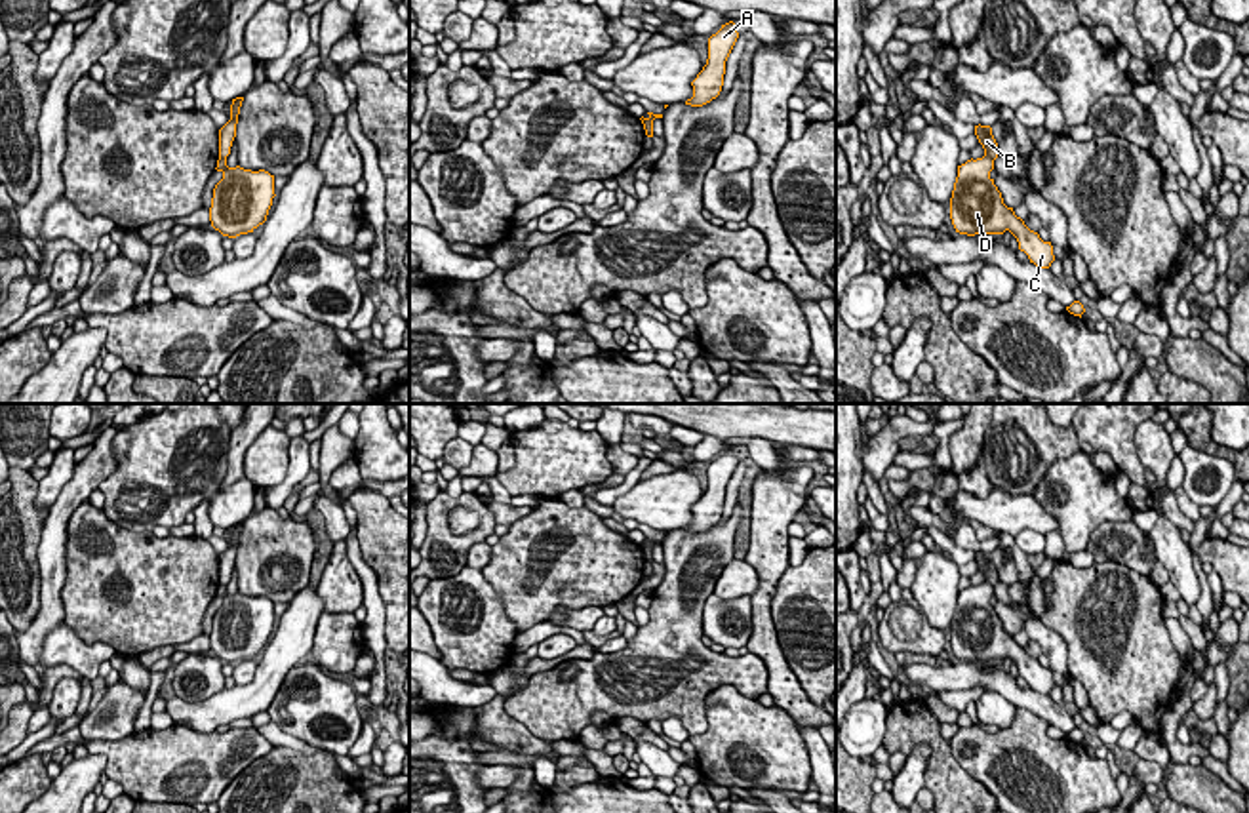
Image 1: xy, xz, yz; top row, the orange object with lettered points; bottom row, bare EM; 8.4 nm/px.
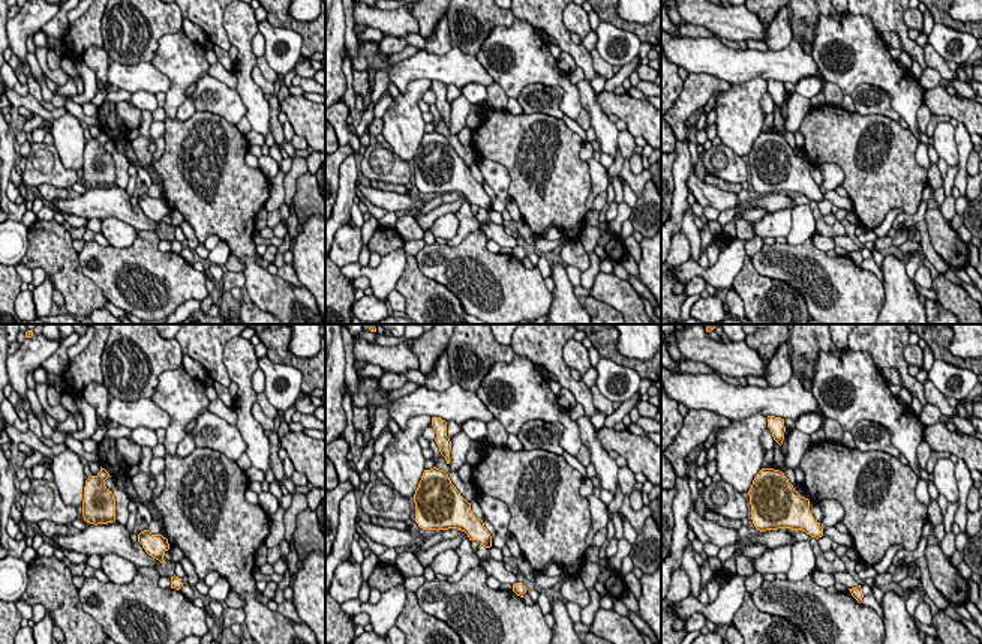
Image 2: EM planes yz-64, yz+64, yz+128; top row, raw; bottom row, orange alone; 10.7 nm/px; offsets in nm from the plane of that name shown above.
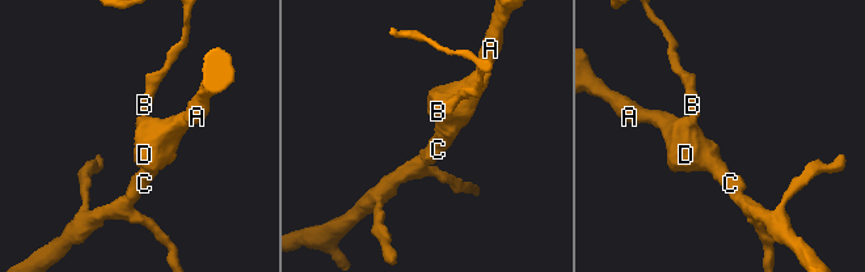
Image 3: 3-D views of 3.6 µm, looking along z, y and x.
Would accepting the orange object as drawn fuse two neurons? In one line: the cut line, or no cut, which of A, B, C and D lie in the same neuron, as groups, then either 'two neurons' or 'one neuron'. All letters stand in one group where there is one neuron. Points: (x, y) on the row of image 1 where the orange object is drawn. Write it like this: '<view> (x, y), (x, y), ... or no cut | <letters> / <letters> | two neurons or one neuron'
yz (985, 155), (992, 160) | A C D / B | two neurons

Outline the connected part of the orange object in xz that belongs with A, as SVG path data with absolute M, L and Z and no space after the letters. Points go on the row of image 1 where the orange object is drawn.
M729 21L708 38L708 59L697 78L691 82L693 97L685 101L691 107L703 107L716 99L724 86L725 61L739 38L735 23Z

